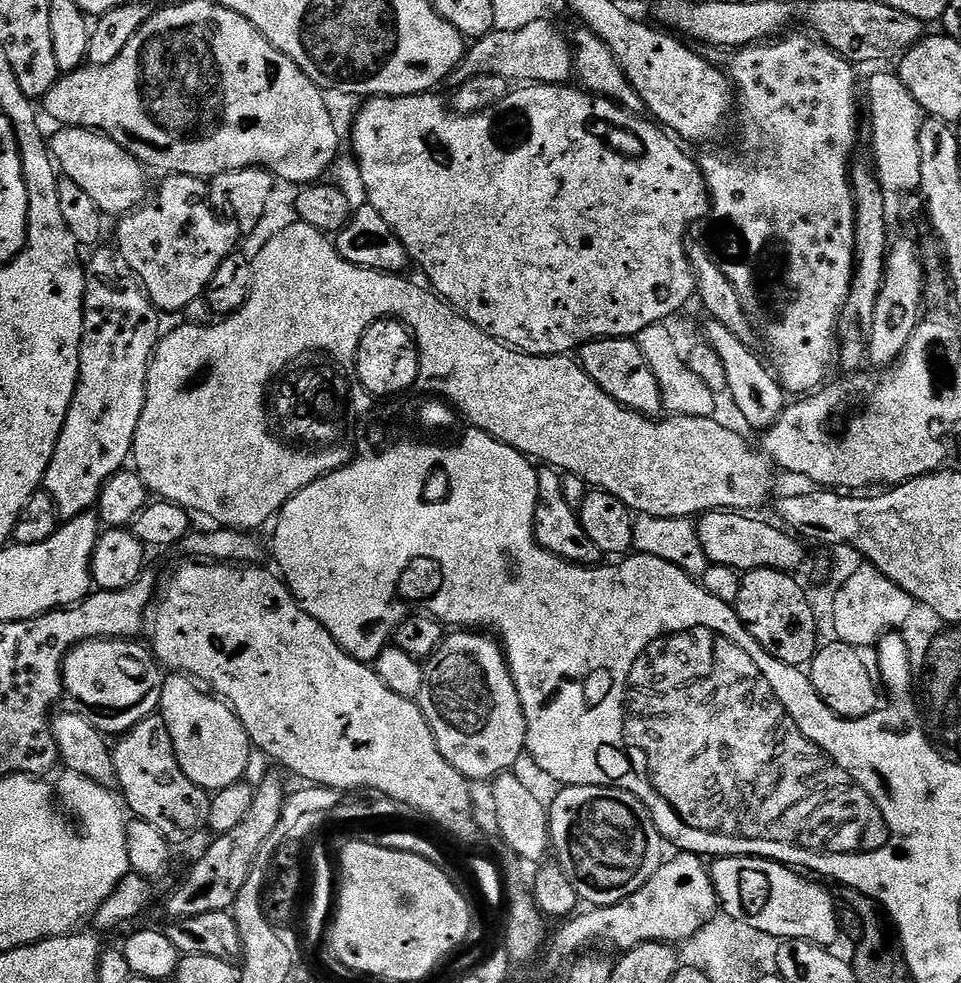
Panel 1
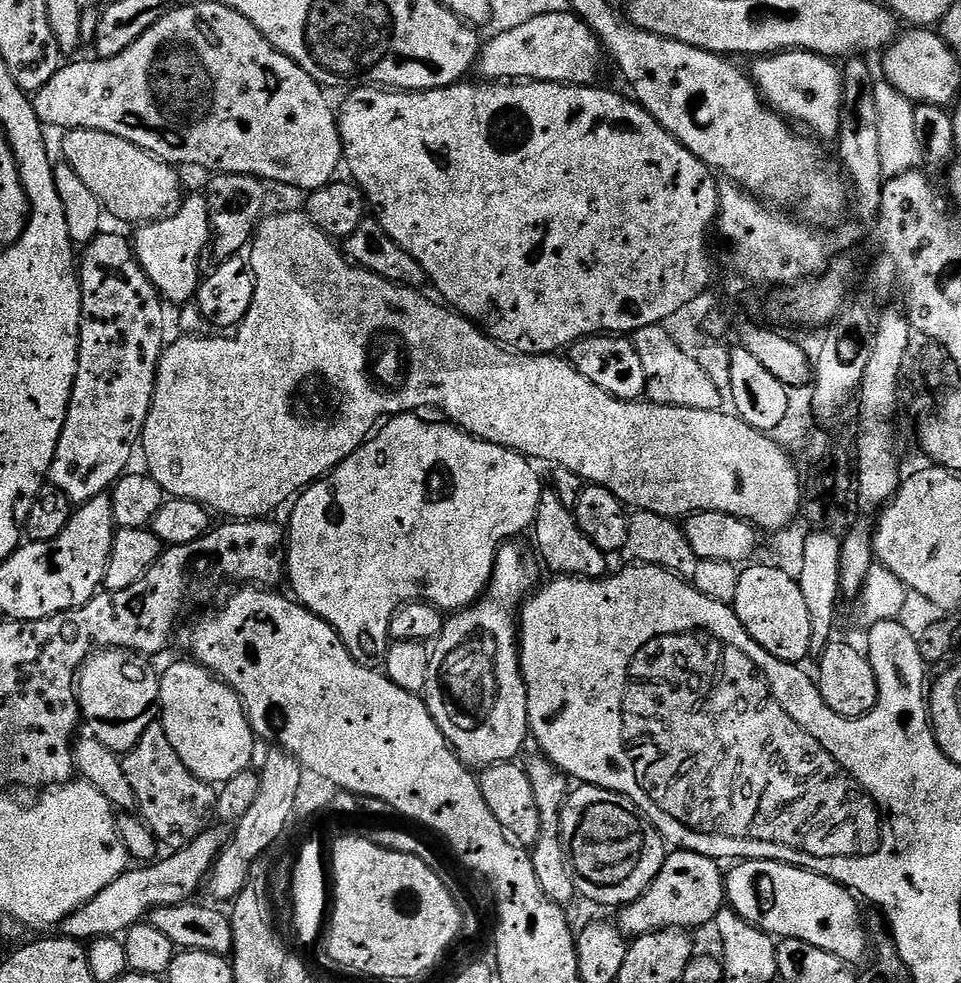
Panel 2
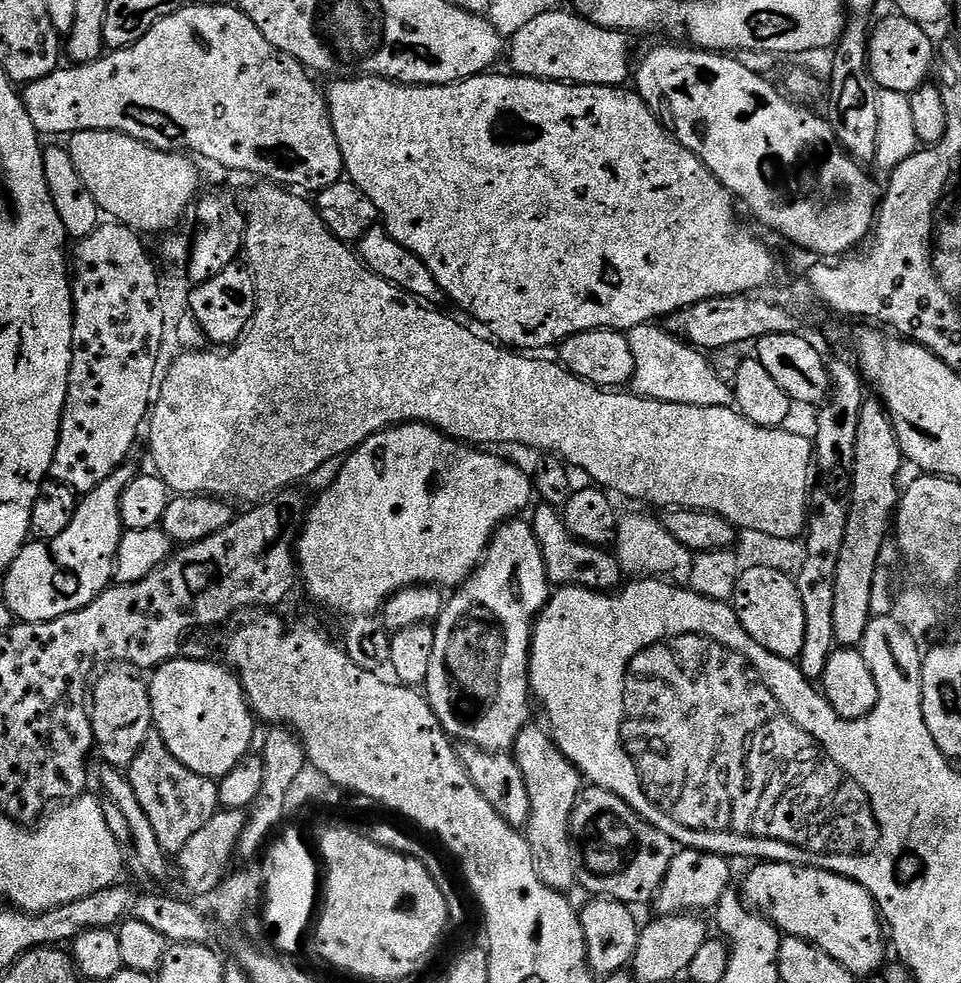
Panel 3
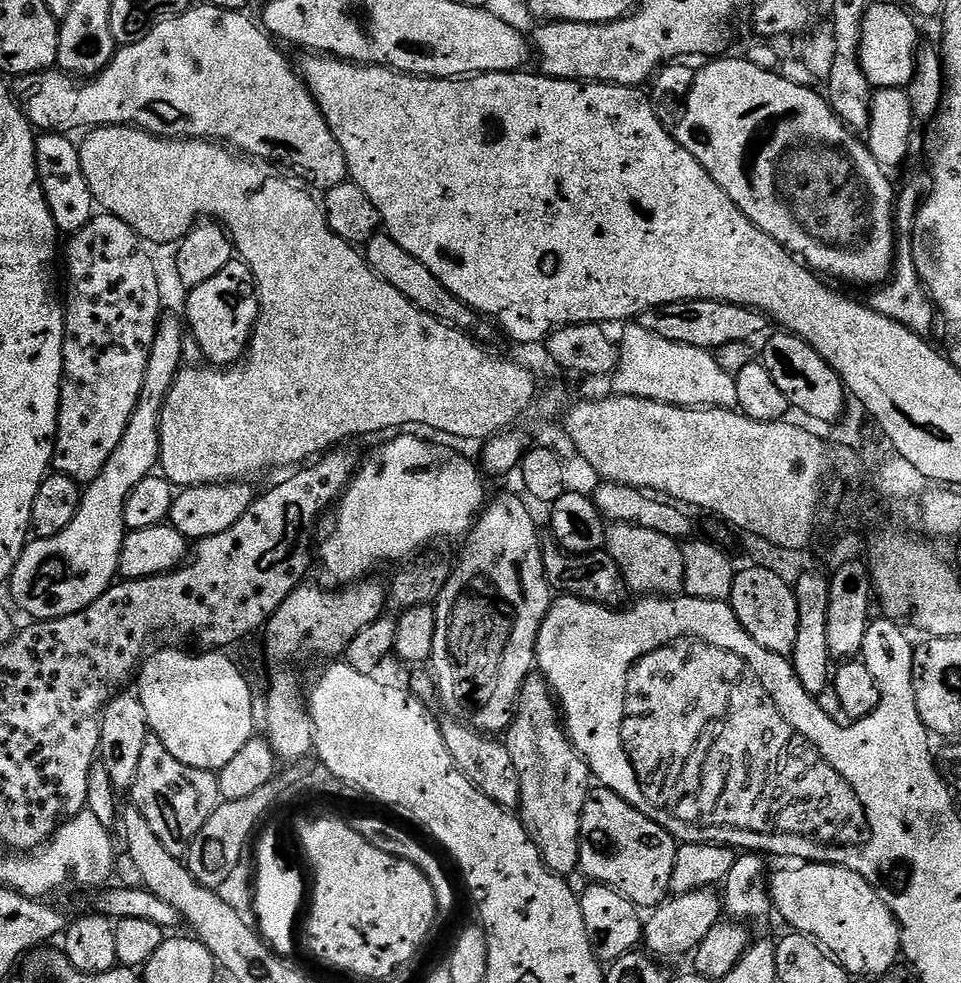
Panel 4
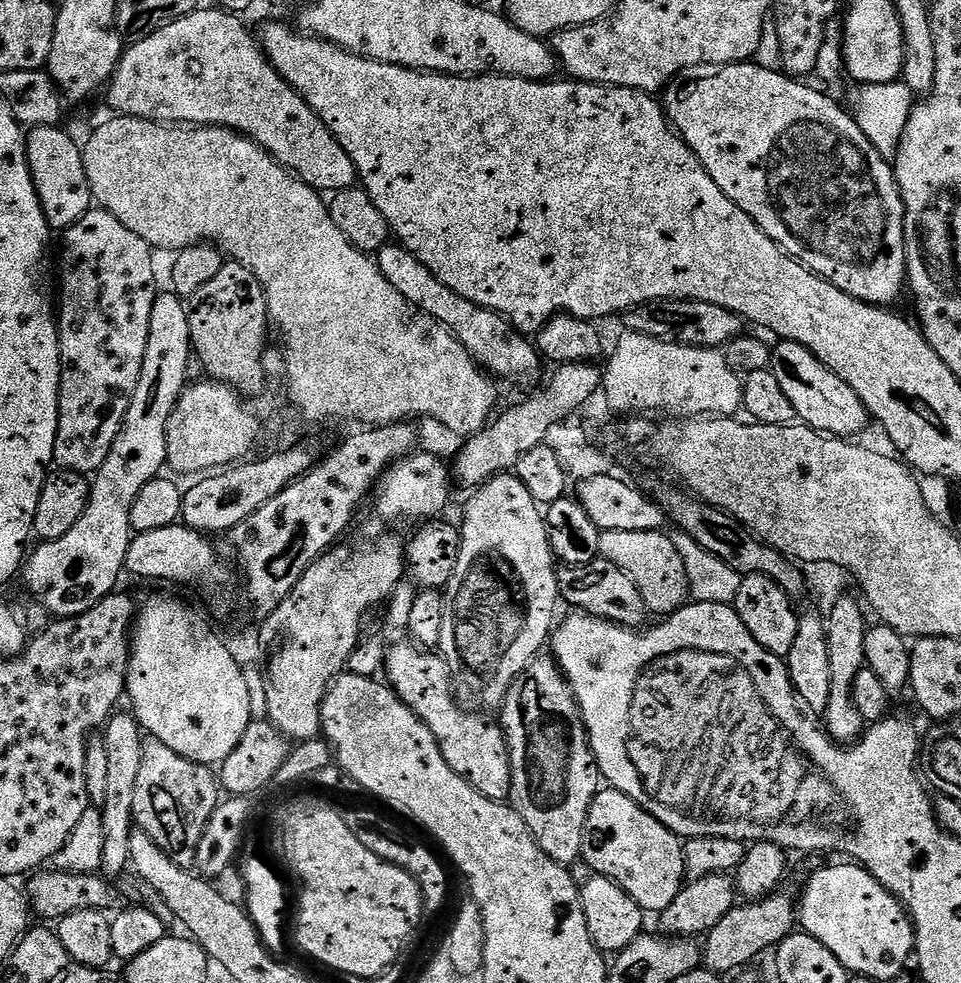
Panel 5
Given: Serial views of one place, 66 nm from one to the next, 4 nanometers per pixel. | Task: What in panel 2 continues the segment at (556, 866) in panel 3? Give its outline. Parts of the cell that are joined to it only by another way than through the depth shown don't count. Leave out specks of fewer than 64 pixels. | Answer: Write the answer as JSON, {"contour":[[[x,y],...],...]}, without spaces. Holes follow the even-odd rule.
{"contour":[[[535,754],[526,760],[530,786],[534,786],[534,802],[538,802],[538,818],[540,819],[540,837],[531,845],[532,865],[534,875],[538,878],[538,886],[542,886],[542,894],[561,906],[568,906],[572,899],[577,899],[578,893],[572,877],[572,866],[568,863],[568,853],[560,841],[560,811],[568,801],[570,791],[569,777],[559,768],[555,768],[543,754]]]}

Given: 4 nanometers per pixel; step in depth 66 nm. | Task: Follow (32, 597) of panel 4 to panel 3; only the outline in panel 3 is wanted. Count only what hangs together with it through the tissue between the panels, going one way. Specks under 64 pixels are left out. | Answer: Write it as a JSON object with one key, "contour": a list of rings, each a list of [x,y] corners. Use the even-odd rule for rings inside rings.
{"contour":[[[121,466],[106,478],[94,490],[83,493],[82,499],[76,505],[74,518],[70,518],[70,526],[58,534],[53,540],[37,540],[24,545],[24,549],[14,558],[14,562],[8,571],[3,573],[4,592],[2,598],[8,604],[13,617],[17,621],[33,624],[34,622],[46,622],[54,618],[62,618],[62,614],[70,614],[82,610],[94,598],[98,598],[113,583],[116,574],[116,555],[120,538],[126,529],[120,517],[120,499],[122,490],[130,486],[130,482],[138,475],[137,469]]]}

